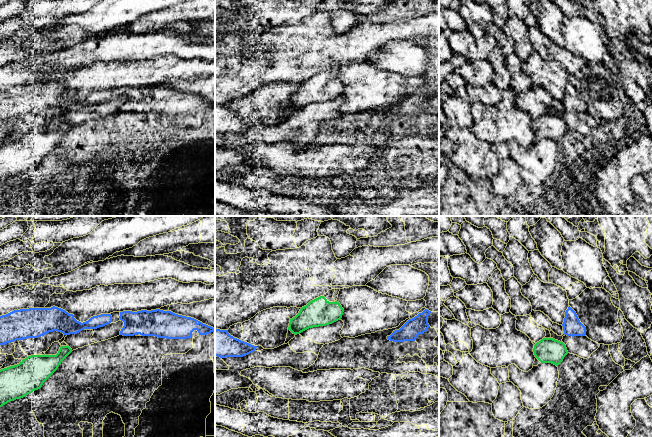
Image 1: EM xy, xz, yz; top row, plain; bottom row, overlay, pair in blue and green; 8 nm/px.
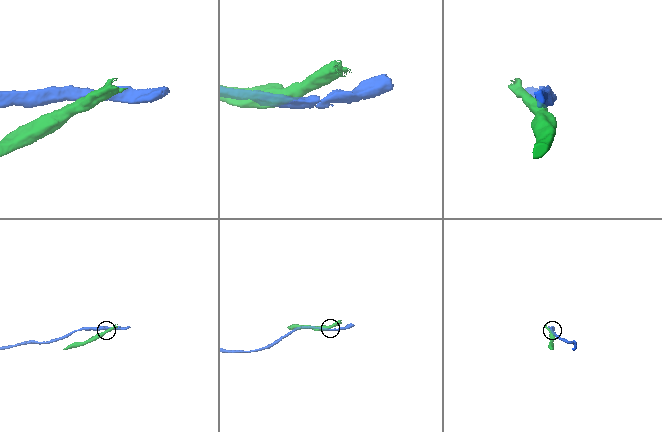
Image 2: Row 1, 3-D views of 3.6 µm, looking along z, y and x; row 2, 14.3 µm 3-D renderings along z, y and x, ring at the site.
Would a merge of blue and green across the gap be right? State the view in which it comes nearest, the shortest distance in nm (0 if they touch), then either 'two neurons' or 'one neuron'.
nearest in yz; 70 nm apart; two neurons

